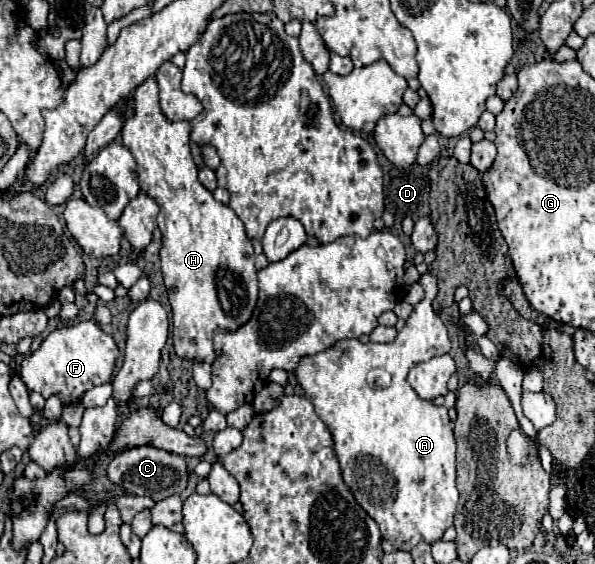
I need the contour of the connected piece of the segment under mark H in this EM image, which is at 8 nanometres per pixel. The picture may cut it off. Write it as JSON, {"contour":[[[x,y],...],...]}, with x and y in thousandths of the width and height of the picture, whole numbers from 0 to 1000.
{"contour":[[[249,138],[239,145],[215,174],[205,181],[222,195],[218,209],[212,209],[205,223],[205,252],[222,270],[229,284],[229,319],[239,340],[252,344],[266,365],[269,379],[262,387],[266,404],[272,411],[272,486],[286,528],[286,543],[292,553],[292,617],[296,628],[319,638],[343,638],[350,645],[360,642],[360,585],[397,585],[413,574],[424,560],[434,528],[434,496],[427,475],[427,443],[424,429],[410,411],[410,397],[393,379],[390,369],[360,355],[360,348],[333,323],[333,298],[319,277],[319,216],[286,216],[266,184],[266,149],[262,138]]]}

